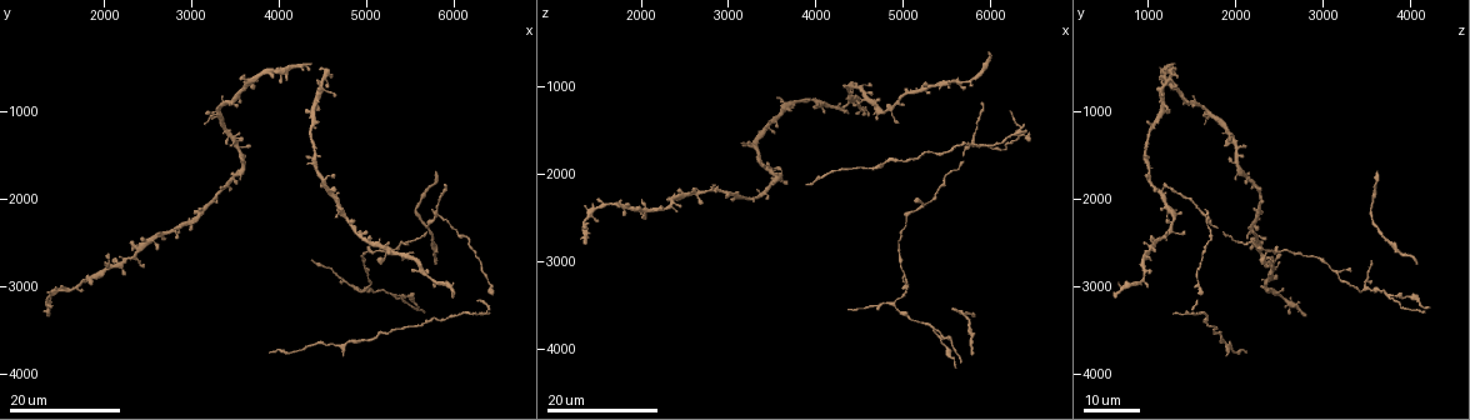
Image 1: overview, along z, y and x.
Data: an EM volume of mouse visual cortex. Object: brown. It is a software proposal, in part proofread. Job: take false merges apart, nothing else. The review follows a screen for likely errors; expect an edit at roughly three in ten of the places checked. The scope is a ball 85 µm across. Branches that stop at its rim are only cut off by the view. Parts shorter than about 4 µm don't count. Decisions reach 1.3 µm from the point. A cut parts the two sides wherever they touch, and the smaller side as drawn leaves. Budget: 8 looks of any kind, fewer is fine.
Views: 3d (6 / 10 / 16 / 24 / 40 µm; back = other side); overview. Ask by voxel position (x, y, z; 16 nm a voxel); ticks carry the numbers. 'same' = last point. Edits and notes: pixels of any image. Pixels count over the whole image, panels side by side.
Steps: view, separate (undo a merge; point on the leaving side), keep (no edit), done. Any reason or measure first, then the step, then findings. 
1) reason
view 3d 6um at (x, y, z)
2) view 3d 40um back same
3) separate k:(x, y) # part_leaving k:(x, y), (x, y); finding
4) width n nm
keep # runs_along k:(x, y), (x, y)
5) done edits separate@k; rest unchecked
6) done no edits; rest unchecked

three arms meet
view 3d 16um at (5050, 2600, 2500)

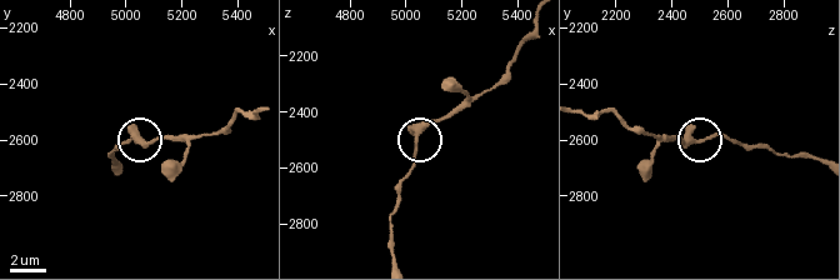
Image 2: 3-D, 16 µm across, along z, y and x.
view 3d 6um at (5040, 2610, 2510)

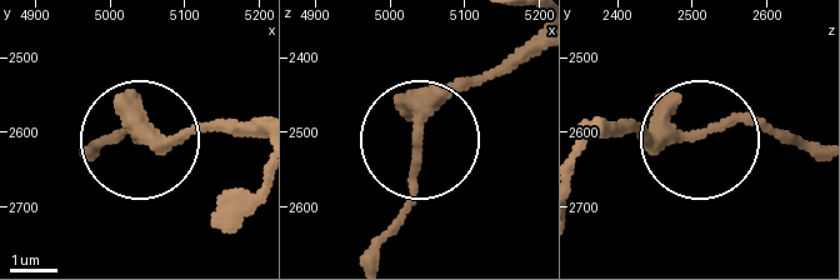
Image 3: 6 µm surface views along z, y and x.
keep # all the same cell

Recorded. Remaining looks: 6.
view 3d 24um at (5750, 2200, 1650)

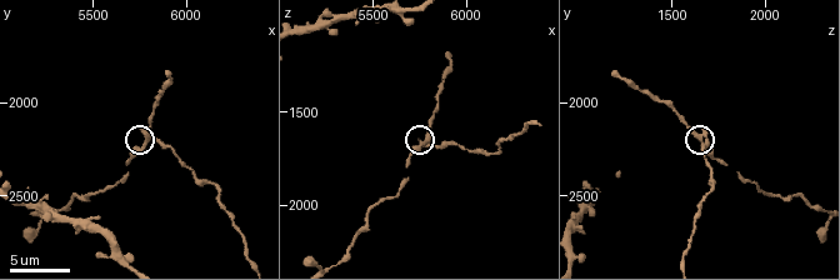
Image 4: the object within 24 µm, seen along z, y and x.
view 3d 10um at (5780, 2200, 1660)

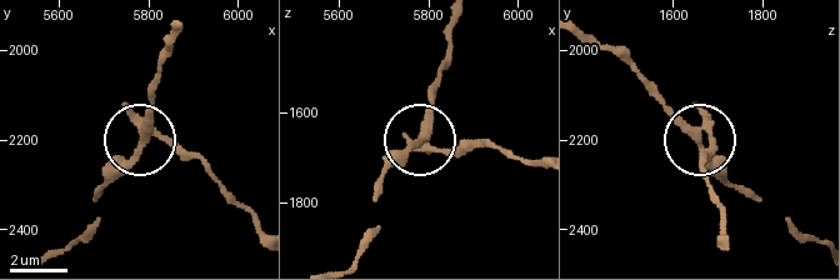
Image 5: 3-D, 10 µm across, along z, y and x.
view 3d 6um at (5785, 2190, 1645)

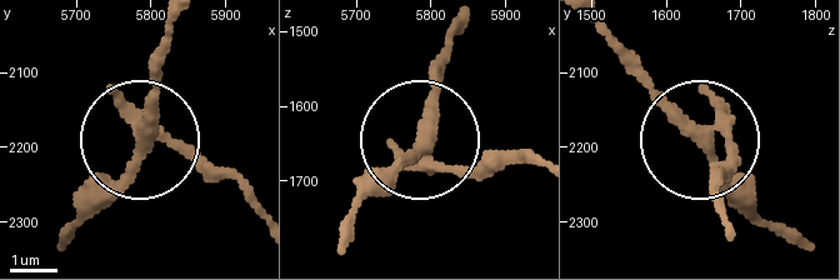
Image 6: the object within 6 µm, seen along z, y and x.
width 280 nm
separate 6:(199, 164) # part_leaving 6:(140, 125), (195, 149), (255, 208); two cells meet here

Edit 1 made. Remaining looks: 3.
three-way junction
view 3d 24um at (5400, 3100, 3800)

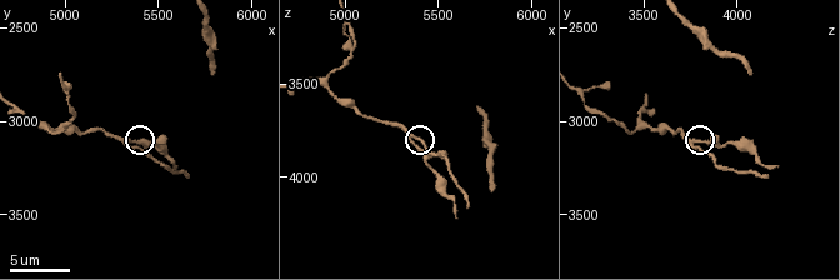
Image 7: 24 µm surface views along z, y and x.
closer look
view 3d 6um at (5360, 3120, 3800)

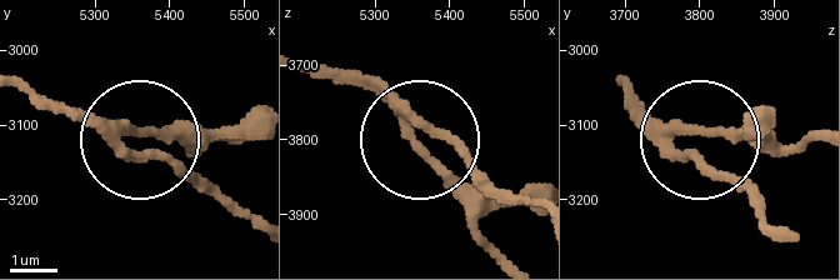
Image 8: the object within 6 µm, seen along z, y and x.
view 3d 6um back at (5360, 3110, 3805)

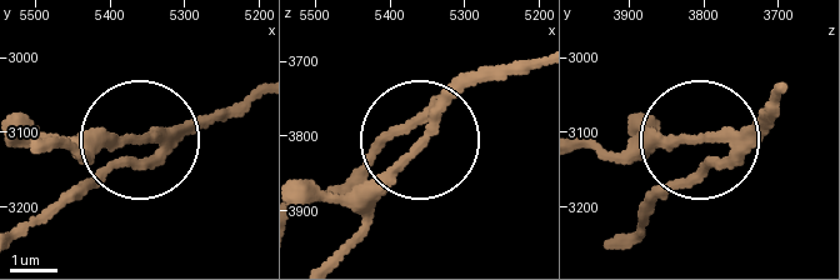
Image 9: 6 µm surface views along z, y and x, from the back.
separate 9:(128, 139) # part_leaving 9:(173, 143), (109, 143), (89, 154), (65, 143); two cells meet here

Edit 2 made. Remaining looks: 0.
done edits separate@6, separate@9; rest unchecked

